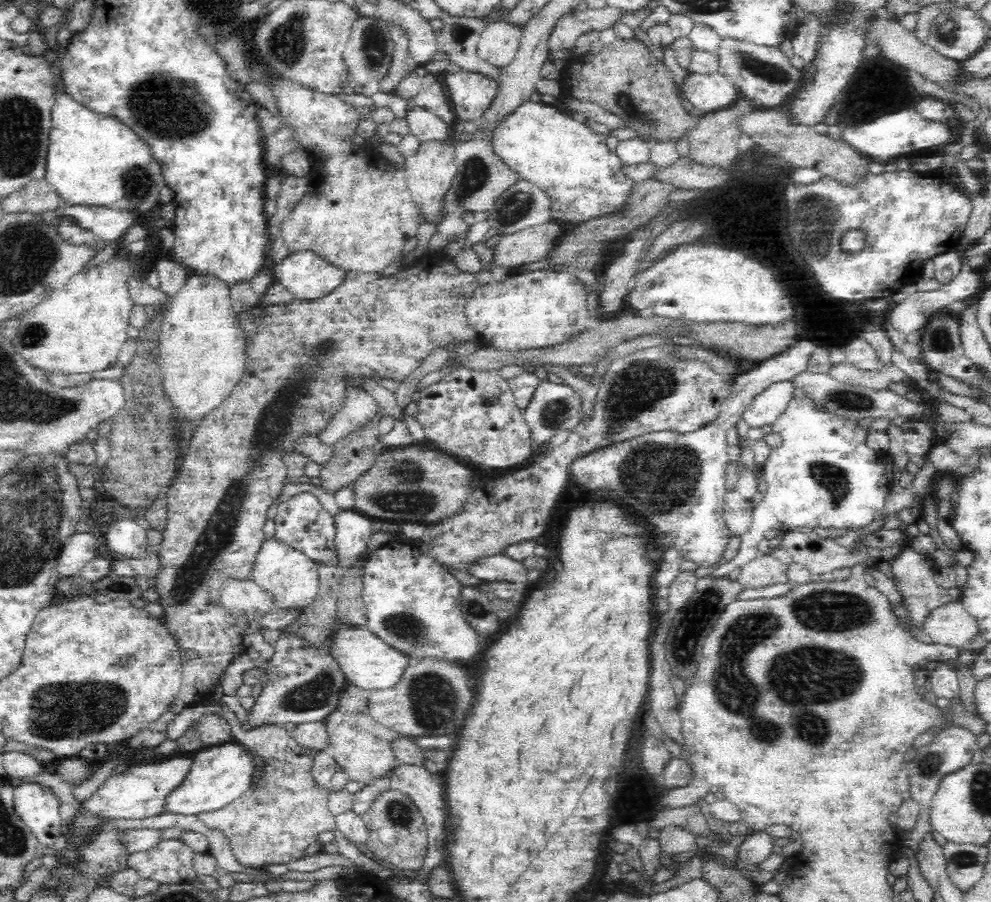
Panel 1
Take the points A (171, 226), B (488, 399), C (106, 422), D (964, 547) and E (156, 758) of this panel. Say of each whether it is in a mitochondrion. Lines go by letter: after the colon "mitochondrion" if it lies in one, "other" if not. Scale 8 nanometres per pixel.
A: other
B: mitochondrion
C: other
D: other
E: other

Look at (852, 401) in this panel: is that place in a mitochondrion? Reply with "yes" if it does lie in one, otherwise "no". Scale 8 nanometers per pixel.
yes

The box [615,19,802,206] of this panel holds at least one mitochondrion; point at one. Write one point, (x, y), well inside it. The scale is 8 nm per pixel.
(765, 69)

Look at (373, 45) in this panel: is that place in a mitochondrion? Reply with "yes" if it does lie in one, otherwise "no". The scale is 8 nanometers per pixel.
yes

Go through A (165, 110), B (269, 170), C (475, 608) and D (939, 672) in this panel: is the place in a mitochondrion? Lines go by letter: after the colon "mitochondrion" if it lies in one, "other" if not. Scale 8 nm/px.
A: mitochondrion
B: other
C: mitochondrion
D: other

